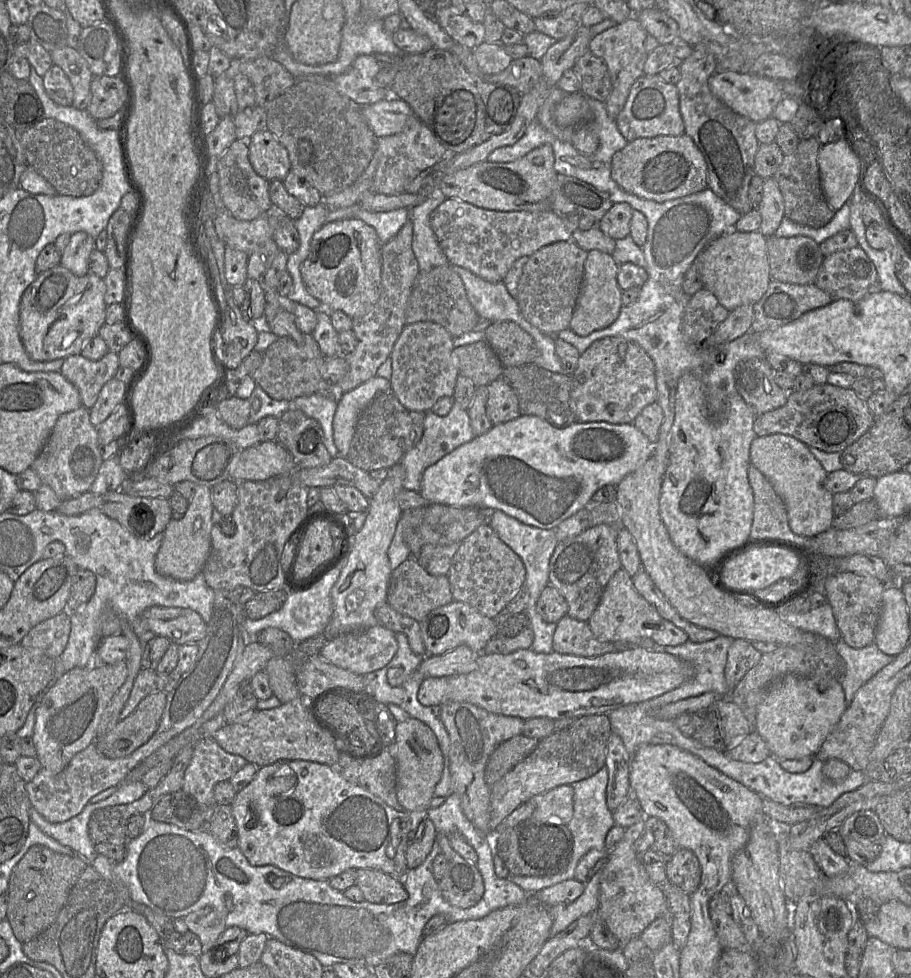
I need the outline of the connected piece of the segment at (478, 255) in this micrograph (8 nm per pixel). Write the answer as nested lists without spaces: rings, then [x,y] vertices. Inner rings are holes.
[[[445,199],[430,214],[430,225],[434,231],[439,246],[444,252],[449,264],[469,270],[474,275],[492,283],[501,282],[513,263],[521,257],[531,256],[541,248],[560,241],[571,242],[586,250],[599,250],[611,255],[616,241],[605,235],[598,227],[589,230],[571,228],[566,217],[546,211],[497,211],[477,207],[459,199]]]

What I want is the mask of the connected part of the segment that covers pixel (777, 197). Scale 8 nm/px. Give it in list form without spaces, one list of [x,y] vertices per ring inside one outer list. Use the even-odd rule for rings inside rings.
[[[774,177],[764,179],[763,195],[757,210],[762,219],[759,231],[765,237],[773,235],[784,217],[784,200]]]

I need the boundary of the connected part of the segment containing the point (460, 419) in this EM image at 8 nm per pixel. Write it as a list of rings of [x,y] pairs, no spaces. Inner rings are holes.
[[[454,403],[450,412],[443,417],[437,416],[431,410],[426,412],[421,440],[405,454],[401,461],[405,471],[403,489],[420,493],[421,478],[424,471],[473,438],[474,434],[468,413],[458,404]]]

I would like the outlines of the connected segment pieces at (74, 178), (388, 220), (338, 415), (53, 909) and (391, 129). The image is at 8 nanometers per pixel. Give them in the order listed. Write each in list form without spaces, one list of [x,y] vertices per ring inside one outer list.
[[[44,117],[19,137],[27,165],[46,179],[64,196],[81,197],[91,195],[99,187],[102,166],[94,151],[71,126],[53,118]]]
[[[400,208],[387,212],[359,211],[355,218],[373,227],[380,243],[383,245],[394,238],[409,220],[408,208]]]
[[[375,376],[339,396],[333,420],[333,438],[340,456],[345,457],[349,450],[359,413],[376,395],[390,391],[390,380]]]
[[[32,845],[11,871],[7,894],[8,920],[14,936],[25,943],[47,930],[65,905],[72,887],[88,863],[78,855],[57,853],[46,846]]]
[[[392,96],[363,106],[362,112],[377,138],[400,133],[414,115],[405,101]]]

